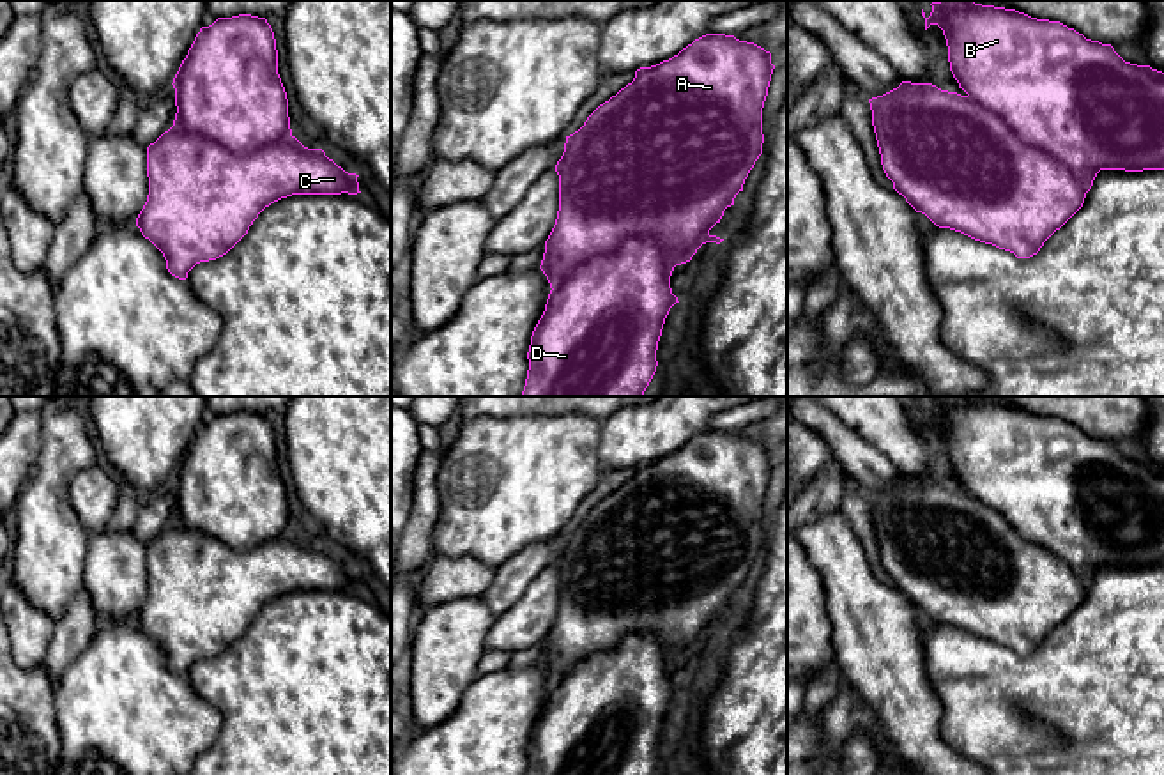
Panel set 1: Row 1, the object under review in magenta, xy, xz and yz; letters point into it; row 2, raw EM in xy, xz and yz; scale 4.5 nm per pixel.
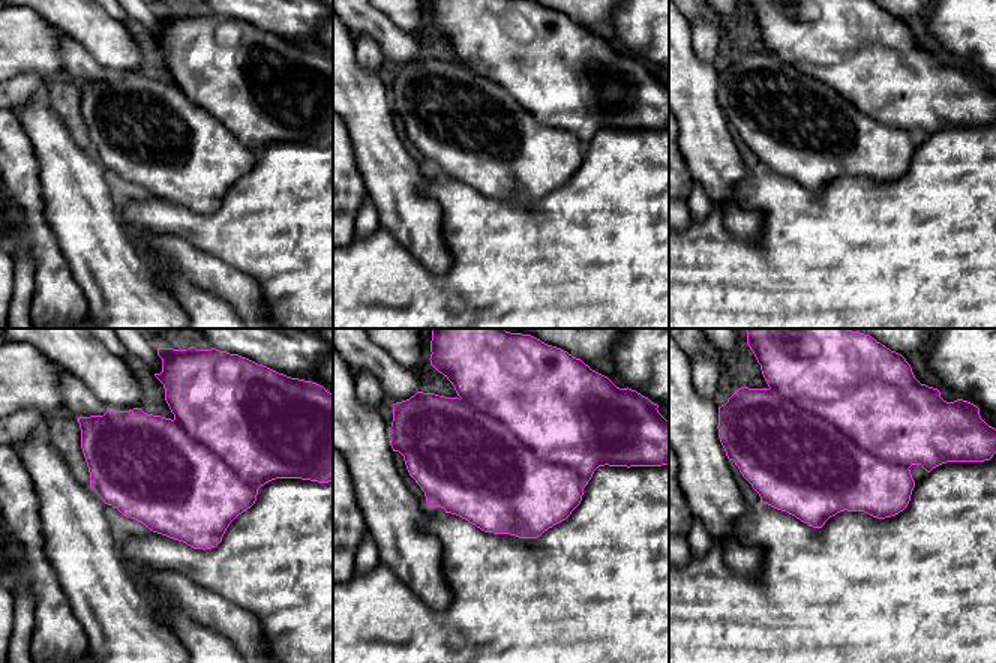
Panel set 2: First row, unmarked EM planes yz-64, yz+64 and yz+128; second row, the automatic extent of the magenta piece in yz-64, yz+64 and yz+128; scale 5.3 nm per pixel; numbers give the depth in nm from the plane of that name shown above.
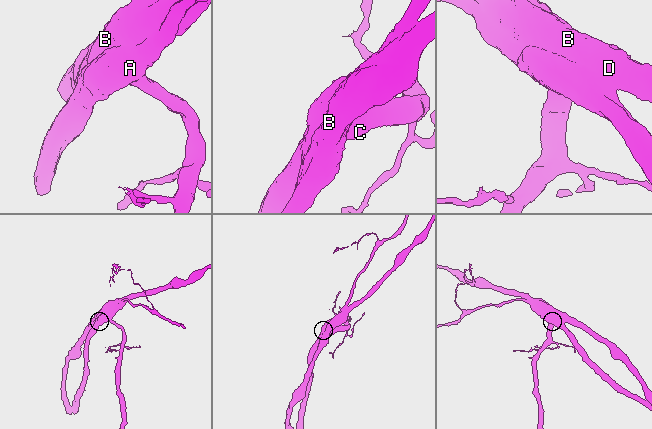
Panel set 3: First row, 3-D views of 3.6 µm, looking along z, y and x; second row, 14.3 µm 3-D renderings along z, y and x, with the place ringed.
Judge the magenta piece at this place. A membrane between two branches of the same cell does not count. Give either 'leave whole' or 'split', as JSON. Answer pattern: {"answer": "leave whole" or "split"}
{"answer": "leave whole"}

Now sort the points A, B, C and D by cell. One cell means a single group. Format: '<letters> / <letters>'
A B C D

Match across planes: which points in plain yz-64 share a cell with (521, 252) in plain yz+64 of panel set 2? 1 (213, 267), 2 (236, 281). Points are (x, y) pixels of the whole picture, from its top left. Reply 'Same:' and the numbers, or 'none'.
Same: none

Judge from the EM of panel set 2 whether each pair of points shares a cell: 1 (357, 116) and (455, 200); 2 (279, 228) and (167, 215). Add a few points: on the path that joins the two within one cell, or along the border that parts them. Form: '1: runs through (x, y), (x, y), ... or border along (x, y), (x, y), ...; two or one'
1: border along (431, 171), (422, 191), (431, 195), (441, 210); two
2: runs through (251, 228), (195, 228); one

